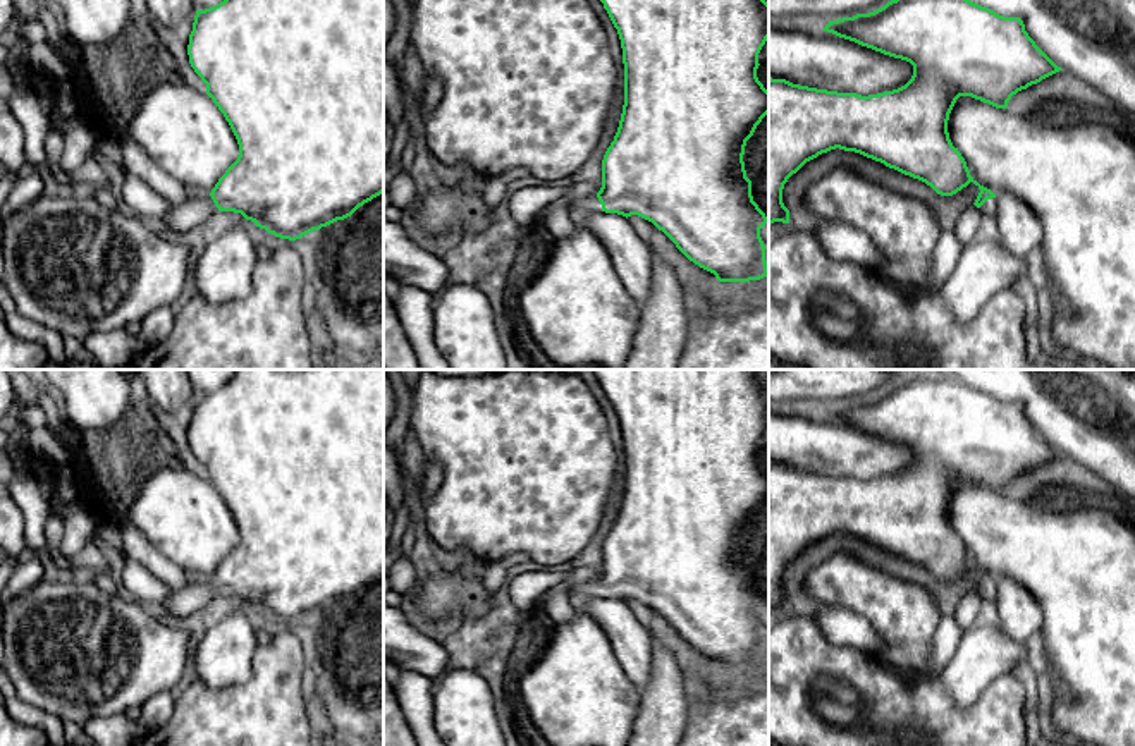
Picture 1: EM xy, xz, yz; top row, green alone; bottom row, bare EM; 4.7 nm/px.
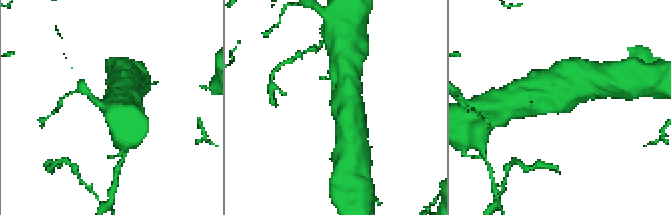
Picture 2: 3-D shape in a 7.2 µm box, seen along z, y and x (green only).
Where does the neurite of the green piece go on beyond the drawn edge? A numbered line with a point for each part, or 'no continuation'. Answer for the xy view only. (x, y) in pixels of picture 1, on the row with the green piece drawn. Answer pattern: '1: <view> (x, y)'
1: xy (196, 212)

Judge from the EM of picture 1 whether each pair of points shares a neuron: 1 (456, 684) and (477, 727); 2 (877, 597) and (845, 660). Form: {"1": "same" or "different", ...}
{"1": "same", "2": "different"}

